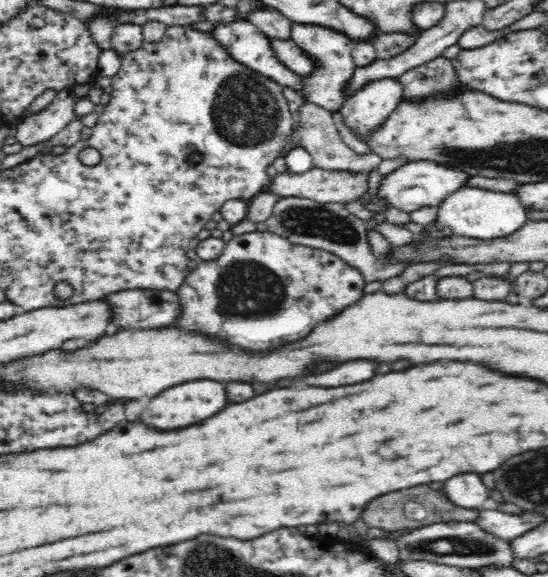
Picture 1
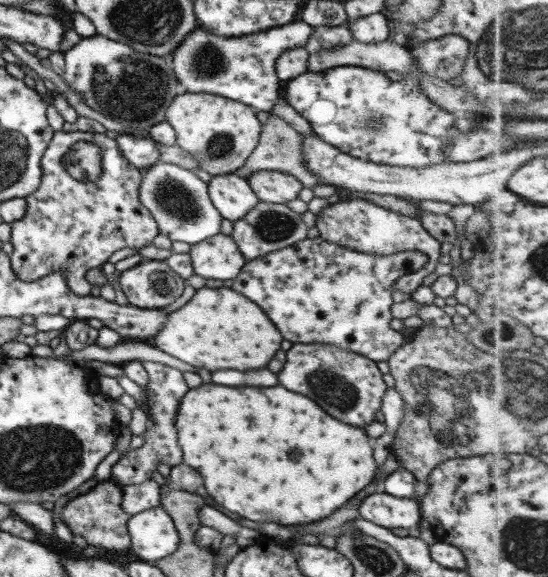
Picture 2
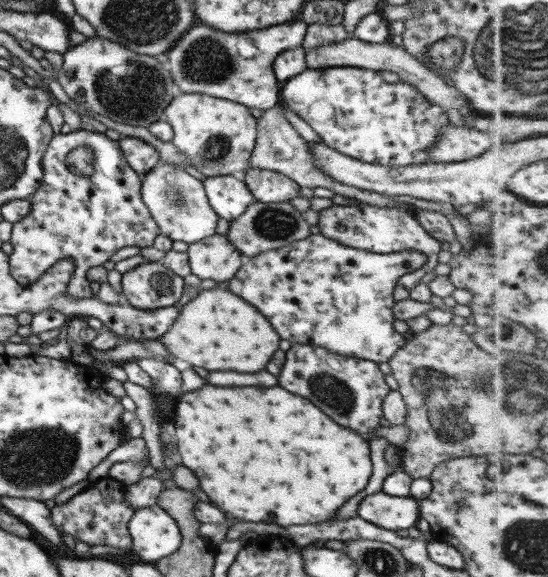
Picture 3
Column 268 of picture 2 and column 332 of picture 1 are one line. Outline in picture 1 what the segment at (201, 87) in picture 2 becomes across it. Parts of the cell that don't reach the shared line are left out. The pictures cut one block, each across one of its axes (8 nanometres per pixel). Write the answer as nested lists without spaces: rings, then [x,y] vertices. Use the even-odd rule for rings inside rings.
[[[296,23],[292,28],[291,39],[317,62],[315,73],[304,77],[306,81],[304,92],[302,92],[304,102],[317,104],[333,112],[339,110],[345,102],[345,92],[343,92],[345,85],[352,78],[357,67],[352,58],[356,41],[324,26],[302,26]]]

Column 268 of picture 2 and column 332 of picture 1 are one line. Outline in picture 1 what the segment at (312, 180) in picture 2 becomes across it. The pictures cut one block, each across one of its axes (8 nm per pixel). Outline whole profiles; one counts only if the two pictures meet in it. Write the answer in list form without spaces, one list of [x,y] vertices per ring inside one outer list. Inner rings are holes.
[[[305,102],[299,110],[301,124],[298,130],[299,144],[312,155],[313,166],[327,171],[371,172],[375,170],[384,158],[374,152],[370,155],[360,155],[348,147],[338,133],[332,113],[333,111],[317,104]]]

